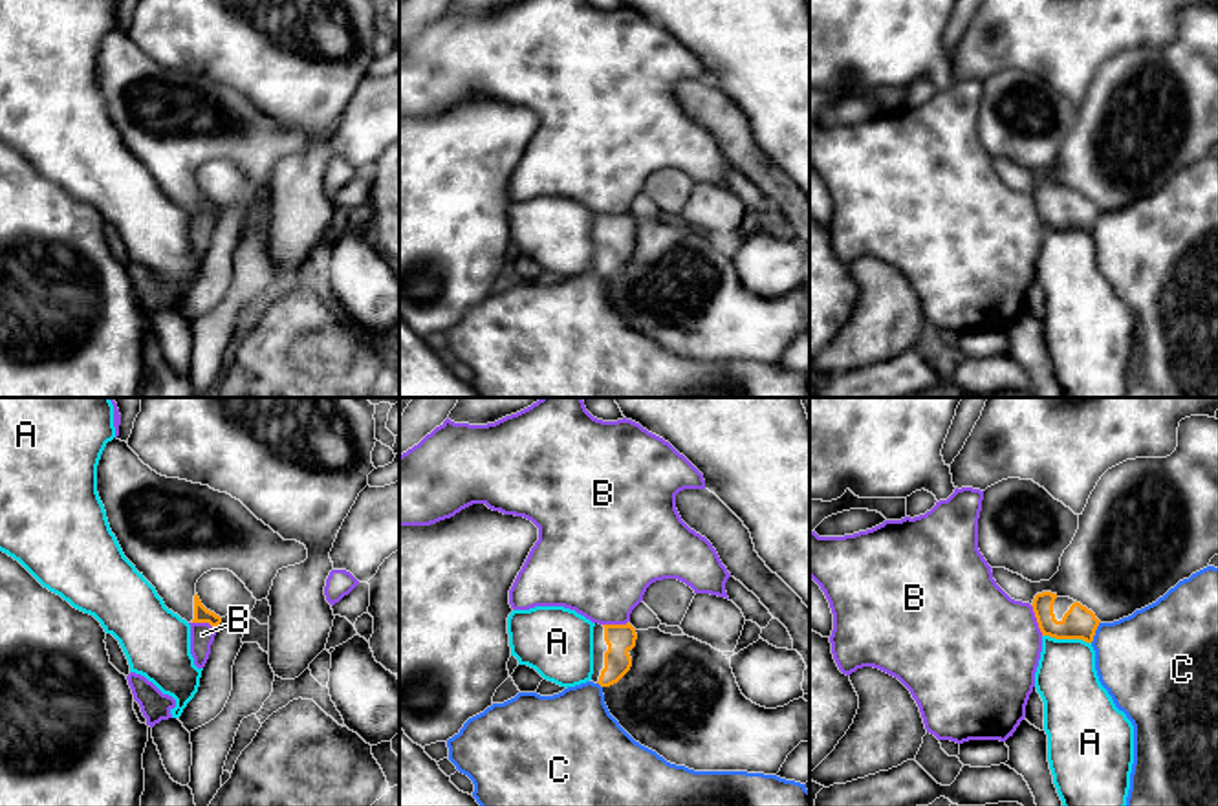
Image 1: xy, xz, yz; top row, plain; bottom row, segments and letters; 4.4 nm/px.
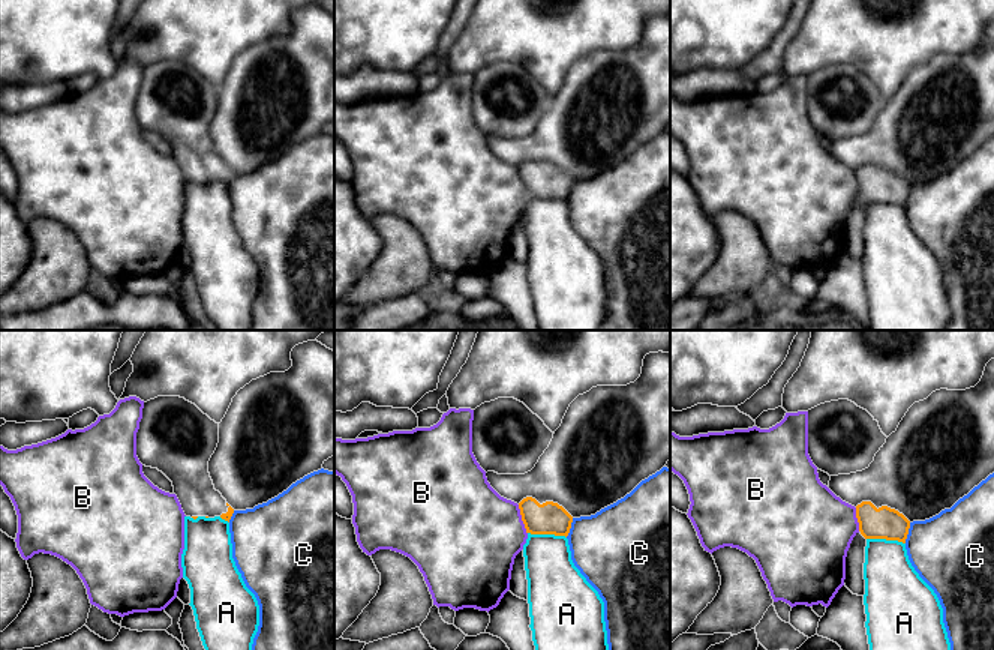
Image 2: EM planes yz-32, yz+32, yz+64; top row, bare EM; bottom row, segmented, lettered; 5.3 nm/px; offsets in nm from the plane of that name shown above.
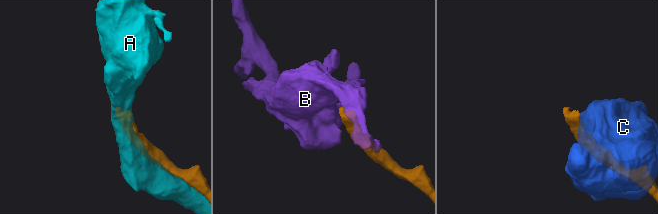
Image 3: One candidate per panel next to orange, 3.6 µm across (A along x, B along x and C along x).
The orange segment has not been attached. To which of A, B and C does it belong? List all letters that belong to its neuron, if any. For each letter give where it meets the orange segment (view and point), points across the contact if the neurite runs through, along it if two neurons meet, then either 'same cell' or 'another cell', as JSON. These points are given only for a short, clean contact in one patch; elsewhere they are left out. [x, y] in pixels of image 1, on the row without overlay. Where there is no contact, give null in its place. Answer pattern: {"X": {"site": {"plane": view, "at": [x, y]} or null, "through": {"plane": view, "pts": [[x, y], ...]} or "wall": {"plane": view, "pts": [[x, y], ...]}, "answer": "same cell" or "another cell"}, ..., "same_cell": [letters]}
{"A": {"site": {"plane": "yz", "at": [1066, 228]}, "answer": "another cell"}, "B": {"site": {"plane": "yz", "at": [1037, 209]}, "wall": {"plane": "yz", "pts": [[1030, 195], [1043, 224]]}, "answer": "another cell"}, "C": {"site": {"plane": "yz", "at": [1094, 222]}, "answer": "another cell"}, "same_cell": []}

